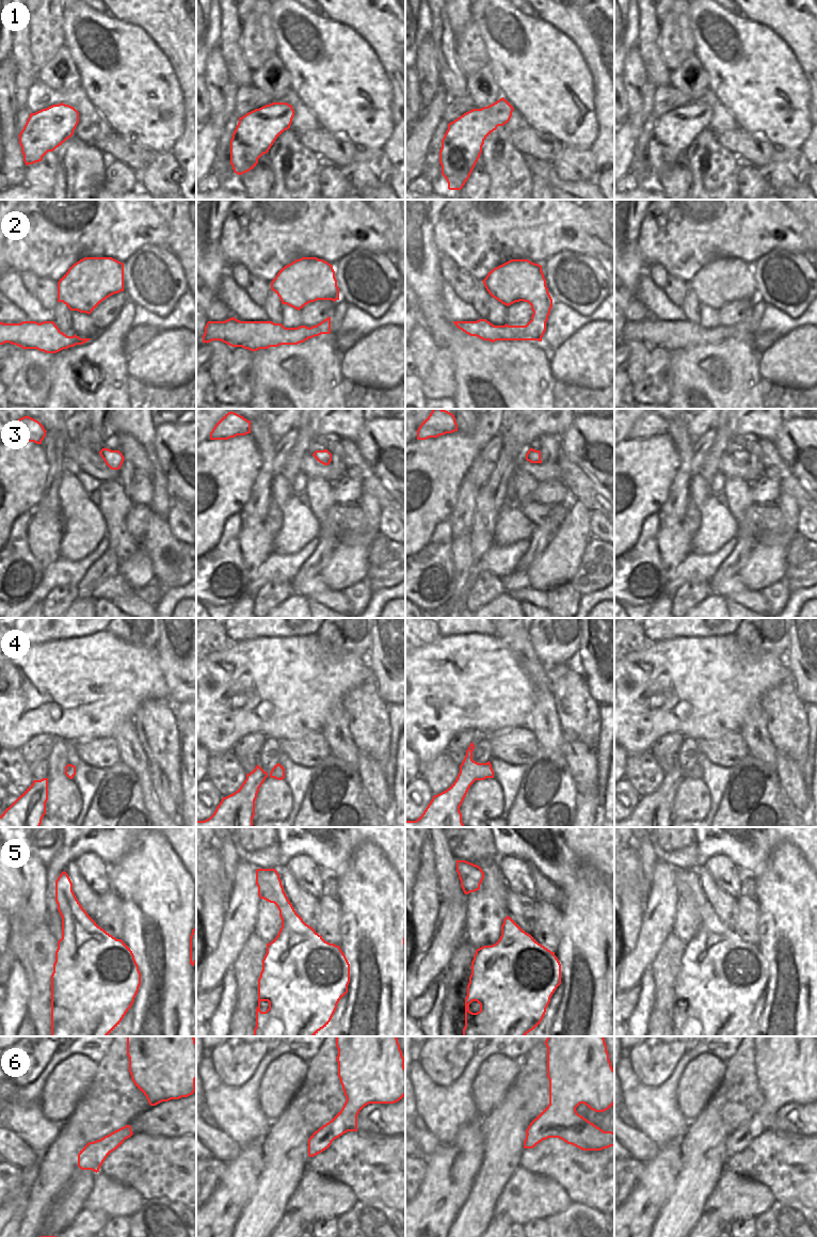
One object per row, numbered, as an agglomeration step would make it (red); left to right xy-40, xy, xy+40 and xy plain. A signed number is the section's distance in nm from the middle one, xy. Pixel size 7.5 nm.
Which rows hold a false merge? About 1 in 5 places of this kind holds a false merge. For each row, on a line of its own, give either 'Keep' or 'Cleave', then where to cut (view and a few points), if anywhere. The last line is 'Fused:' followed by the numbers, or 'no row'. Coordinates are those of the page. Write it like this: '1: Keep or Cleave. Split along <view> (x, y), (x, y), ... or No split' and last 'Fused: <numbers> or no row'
1: Keep. No split
2: Keep. No split
3: Keep. No split
4: Keep. No split
5: Keep. No split
6: Cleave. Split along xy (317, 1130), (320, 1135), (334, 1139)
Fused: 6.

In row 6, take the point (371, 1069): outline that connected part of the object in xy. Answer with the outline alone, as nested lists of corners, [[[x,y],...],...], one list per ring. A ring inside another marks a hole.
[[[336,1036],[338,1077],[347,1098],[342,1109],[317,1131],[334,1140],[348,1131],[357,1131],[357,1115],[369,1104],[395,1104],[405,1096],[404,1058],[397,1036]]]

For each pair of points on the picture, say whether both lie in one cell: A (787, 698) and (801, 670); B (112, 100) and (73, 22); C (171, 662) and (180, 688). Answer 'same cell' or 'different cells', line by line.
A: different cells
B: same cell
C: same cell

